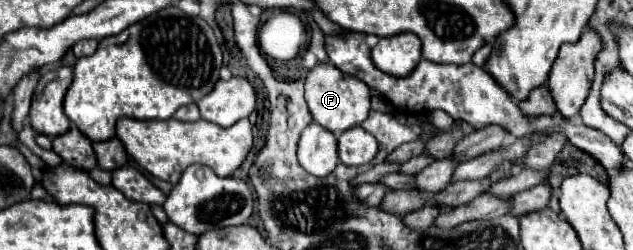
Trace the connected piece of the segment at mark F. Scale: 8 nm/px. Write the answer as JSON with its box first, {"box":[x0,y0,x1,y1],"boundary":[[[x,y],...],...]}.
{"box":[306,62,370,136],"boundary":[[[318,62],[306,76],[306,102],[314,122],[336,136],[348,128],[360,126],[370,112],[370,88],[356,76],[346,76],[330,62]]]}

